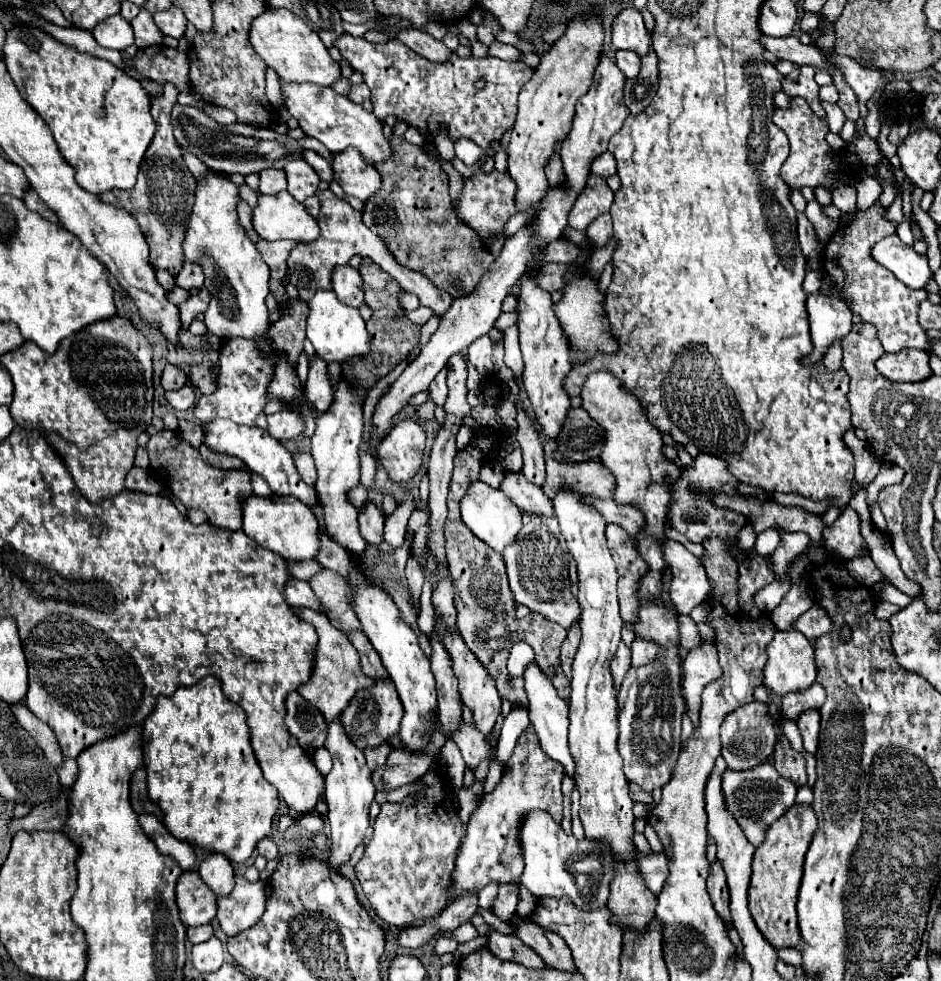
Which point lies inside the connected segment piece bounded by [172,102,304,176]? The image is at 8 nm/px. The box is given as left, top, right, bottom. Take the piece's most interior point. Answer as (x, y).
(239, 148)

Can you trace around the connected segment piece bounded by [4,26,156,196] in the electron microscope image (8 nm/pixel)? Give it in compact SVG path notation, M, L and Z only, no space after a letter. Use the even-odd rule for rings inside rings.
M16 26L6 32L4 62L20 96L50 126L58 150L76 170L76 180L86 192L100 196L110 190L130 190L134 186L144 152L156 132L156 120L150 114L150 94L138 80L130 78L114 64L90 54L78 54L74 48L64 46L48 34L42 34L42 30L30 26Z

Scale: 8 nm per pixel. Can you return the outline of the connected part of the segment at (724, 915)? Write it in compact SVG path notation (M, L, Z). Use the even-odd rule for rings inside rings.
M712 862L710 864L708 892L710 892L710 898L712 898L714 908L720 914L720 918L726 924L732 924L732 918L730 918L730 896L728 896L730 892L728 892L728 886L726 886L726 872L722 870L720 862Z

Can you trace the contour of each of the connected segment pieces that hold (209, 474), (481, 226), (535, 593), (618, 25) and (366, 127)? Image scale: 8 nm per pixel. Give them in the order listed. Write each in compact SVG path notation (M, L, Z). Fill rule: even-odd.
M162 430L148 442L148 454L152 470L158 480L182 500L186 508L200 508L208 520L220 528L240 530L242 528L242 502L254 496L250 470L218 470L202 460L200 452L176 436L176 432Z
M478 170L474 174L474 178L466 180L460 204L458 204L458 208L454 206L454 210L456 210L458 218L462 218L464 224L474 228L484 238L484 234L488 234L488 232L502 232L506 220L516 212L514 190L516 190L516 186L514 186L514 180L508 176L508 172L500 174L500 172L492 170L490 174L484 174Z
M528 518L518 534L516 544L508 546L502 556L510 578L510 590L518 604L524 604L530 608L530 612L538 612L544 618L558 622L566 630L578 622L578 600L570 592L570 580L566 574L570 554L556 518Z
M636 8L622 10L612 24L612 44L616 50L632 50L638 56L650 50L650 32Z
M282 82L282 92L288 112L298 120L304 134L322 142L330 152L340 154L342 150L352 146L362 154L364 162L372 168L394 156L392 144L388 142L388 138L384 138L382 122L374 118L372 112L350 102L346 96L336 94L332 88L320 88L314 84L286 84L286 82Z

